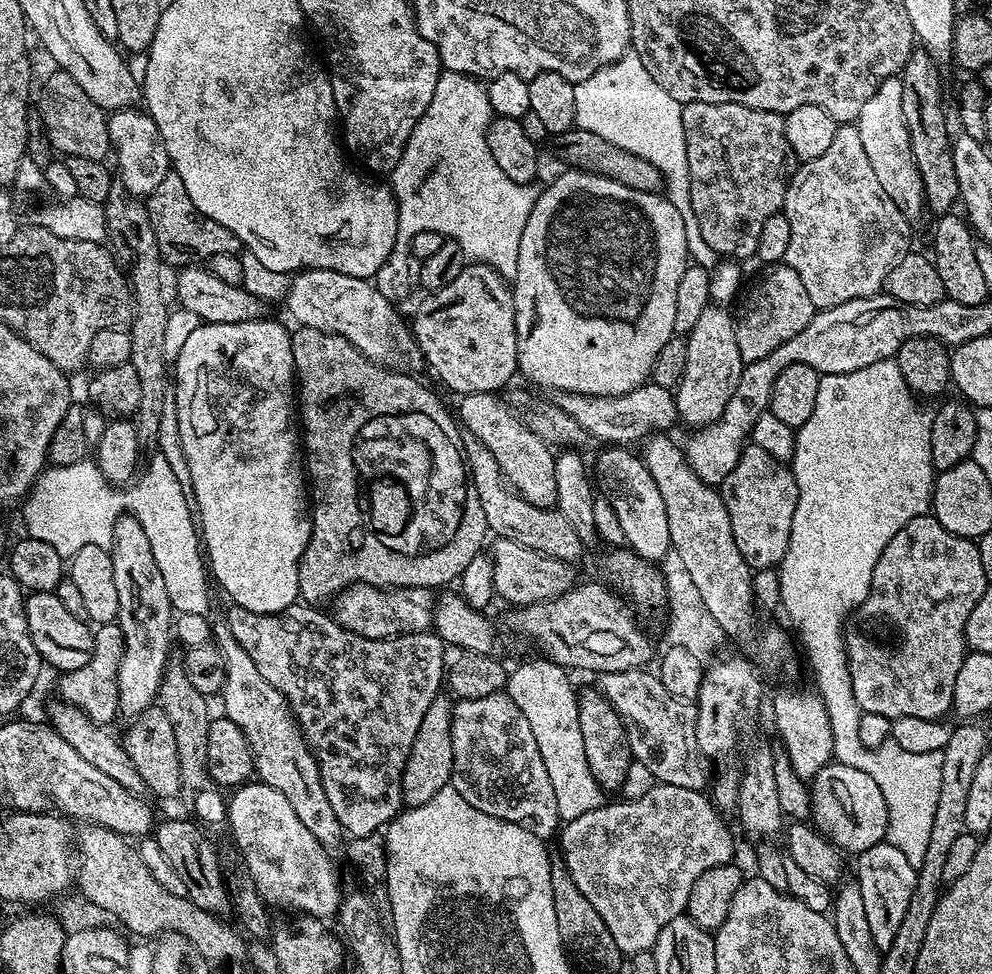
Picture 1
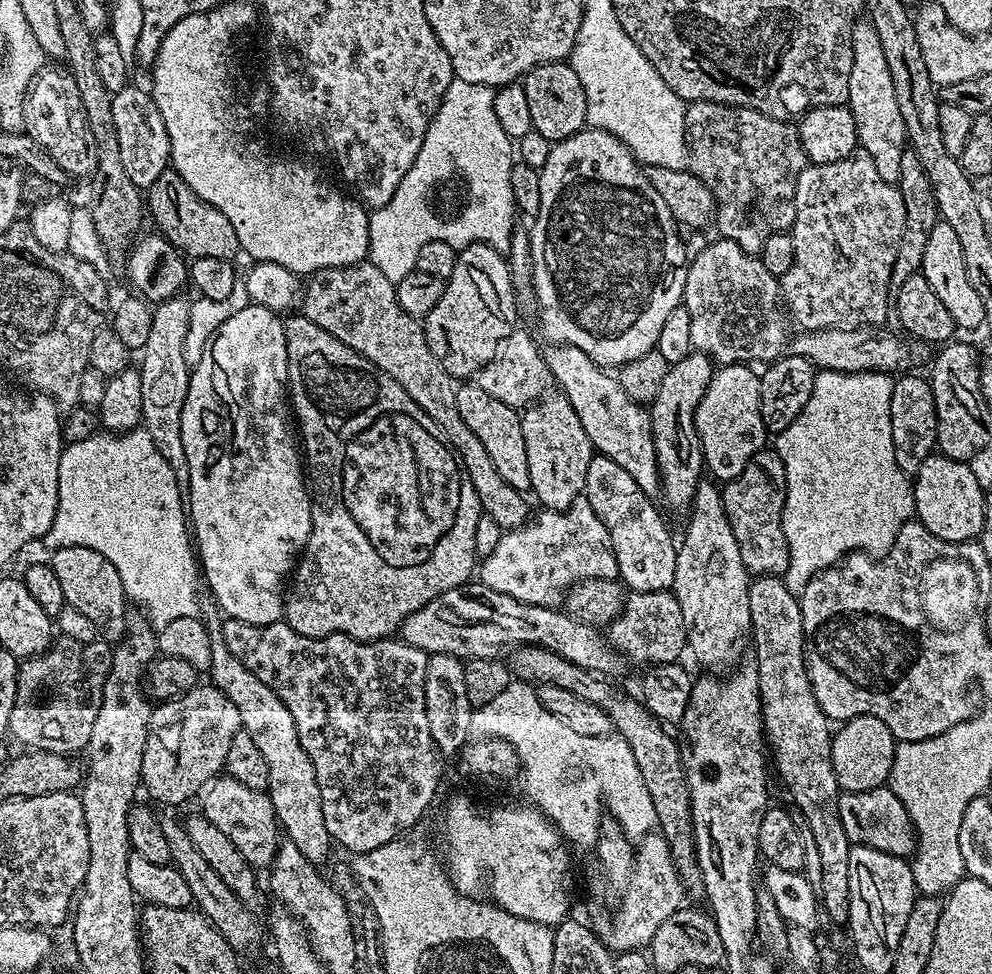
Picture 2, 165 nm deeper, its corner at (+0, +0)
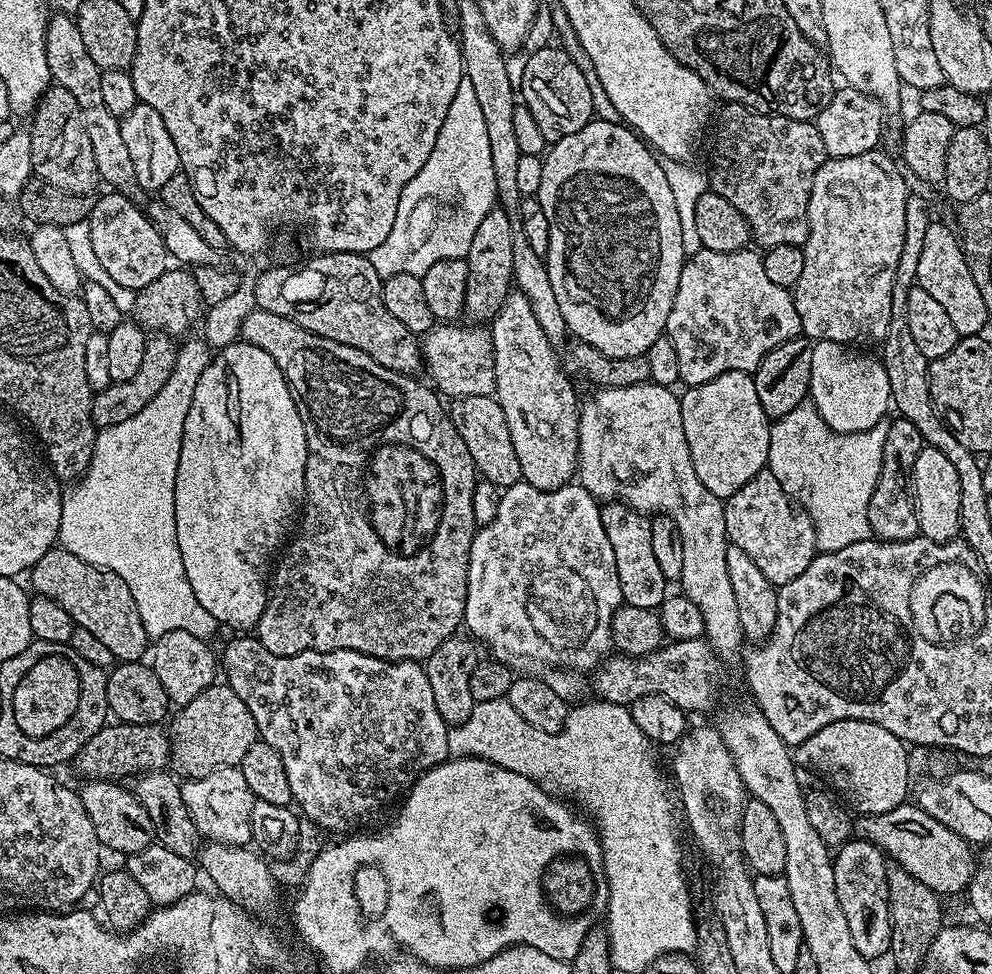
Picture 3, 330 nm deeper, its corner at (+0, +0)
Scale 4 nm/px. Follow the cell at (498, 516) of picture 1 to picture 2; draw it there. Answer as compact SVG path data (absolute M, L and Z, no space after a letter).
M371 262L323 268L309 280L312 281L309 284L307 281L302 292L302 315L310 318L310 322L320 320L320 326L324 324L322 330L332 328L330 334L334 334L334 338L344 336L346 346L390 374L390 378L394 378L394 382L398 382L398 386L402 386L402 390L418 402L420 409L430 414L440 427L441 436L448 441L449 448L456 453L468 473L483 515L494 518L501 530L518 528L525 523L530 516L528 504L524 501L525 493L510 486L510 482L494 470L494 462L490 462L486 446L482 446L482 442L478 442L478 434L462 422L462 414L458 414L457 381L449 372L442 370L438 358L434 358L426 342L423 323L398 306L395 283Z

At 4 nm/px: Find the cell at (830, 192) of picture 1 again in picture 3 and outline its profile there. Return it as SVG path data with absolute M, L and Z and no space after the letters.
M873 150L866 154L854 154L854 158L825 159L820 169L814 174L814 182L810 186L810 200L808 202L808 237L802 245L804 249L804 261L802 262L802 276L798 278L795 289L792 292L792 301L796 303L798 318L800 319L801 333L809 341L829 340L846 345L863 346L871 340L880 342L890 326L890 302L891 286L894 283L894 274L898 267L898 258L902 256L902 238L906 230L906 198L910 194L910 188L904 181L905 173L898 167L897 161L887 156L881 150Z

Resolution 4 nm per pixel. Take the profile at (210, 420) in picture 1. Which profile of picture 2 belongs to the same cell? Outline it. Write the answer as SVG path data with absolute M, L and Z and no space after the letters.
M251 302L245 304L242 310L238 310L238 314L230 314L230 318L226 318L226 322L218 326L212 339L204 346L202 362L194 365L191 374L186 390L186 406L182 406L182 450L186 450L186 462L190 470L190 490L186 493L186 516L190 521L190 532L194 537L194 551L202 569L203 583L212 599L216 601L216 607L225 617L251 624L277 623L284 615L286 581L297 567L312 529L312 497L306 487L306 468L302 463L298 436L290 419L284 320L266 306Z

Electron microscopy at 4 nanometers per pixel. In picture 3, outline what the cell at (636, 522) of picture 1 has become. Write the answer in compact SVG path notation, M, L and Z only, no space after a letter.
M623 502L605 503L600 509L600 517L606 530L606 538L610 538L610 546L614 546L614 558L618 566L624 603L653 610L659 609L666 595L664 589L666 581L662 578L662 570L658 570L658 561L655 560L654 549L650 546L651 523L641 513L629 508Z

